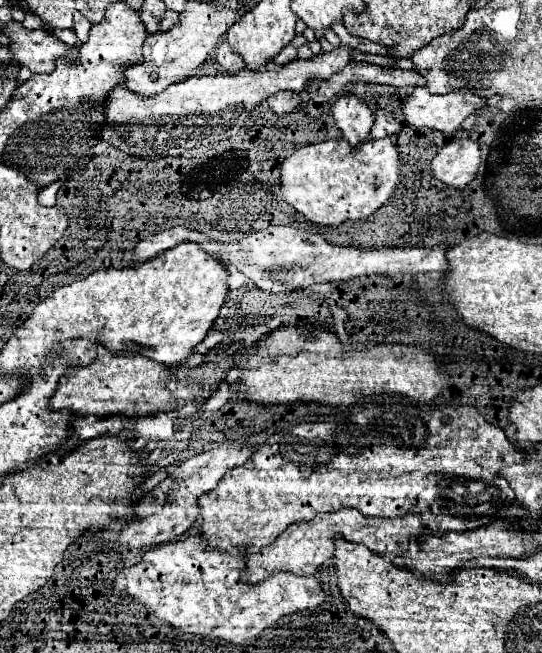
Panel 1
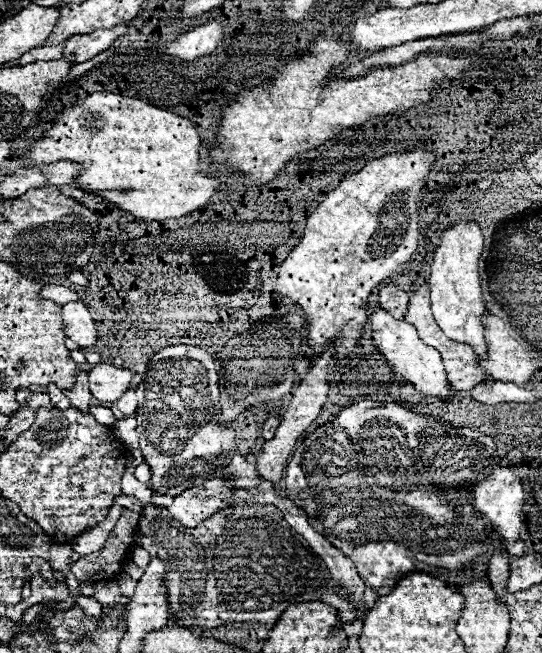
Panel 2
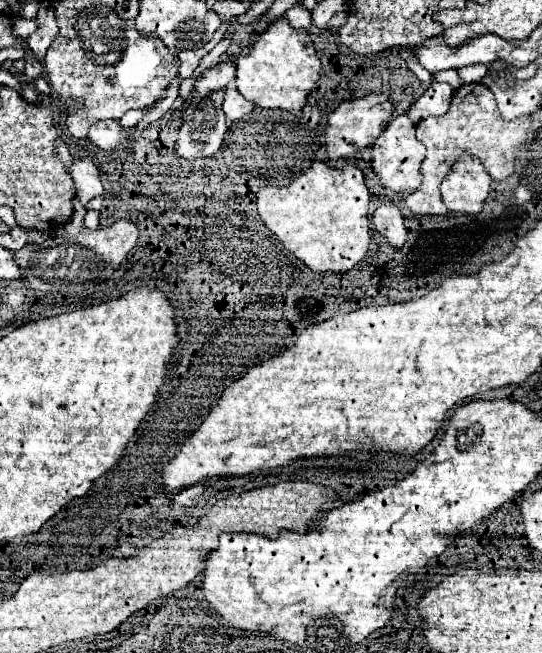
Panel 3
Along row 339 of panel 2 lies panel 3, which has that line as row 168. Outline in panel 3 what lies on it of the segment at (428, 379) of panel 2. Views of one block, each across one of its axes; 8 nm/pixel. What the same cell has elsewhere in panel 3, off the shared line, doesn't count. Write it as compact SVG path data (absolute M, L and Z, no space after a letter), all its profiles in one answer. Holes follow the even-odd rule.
M400 114L388 124L388 128L372 144L372 170L386 188L394 192L412 192L422 182L420 162L424 160L424 154L426 148L422 142L416 140L414 122L408 118L408 114Z

